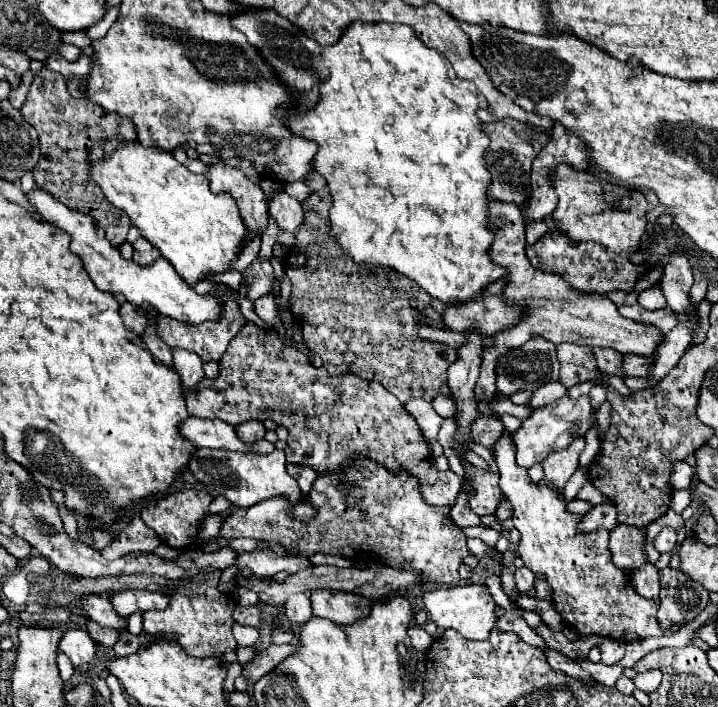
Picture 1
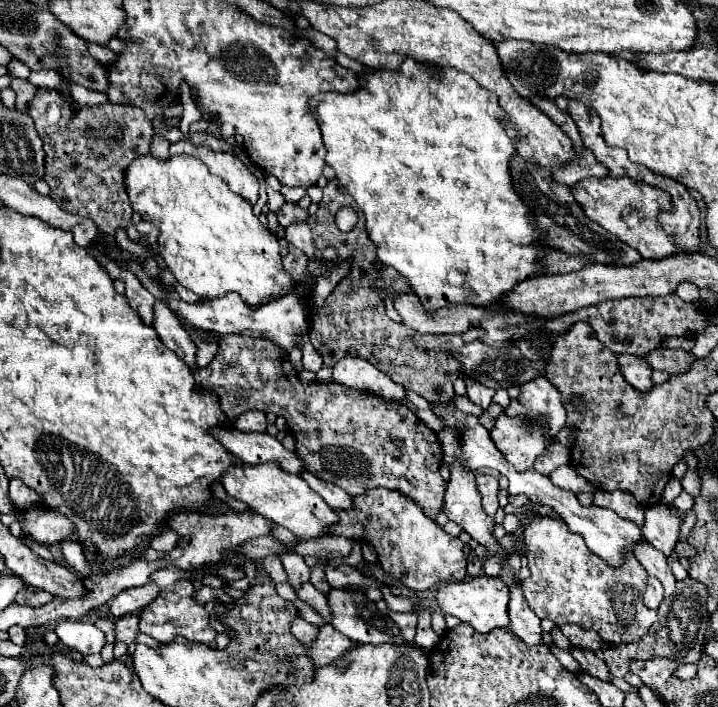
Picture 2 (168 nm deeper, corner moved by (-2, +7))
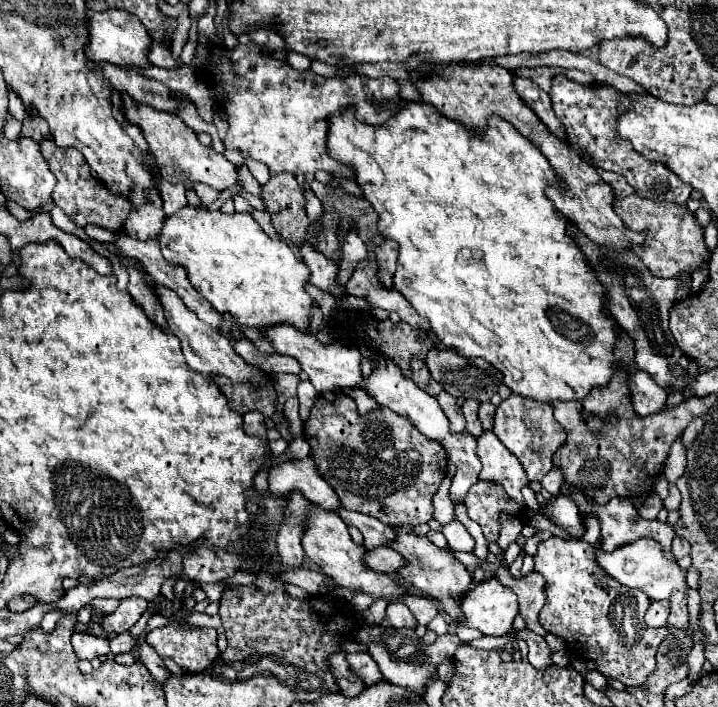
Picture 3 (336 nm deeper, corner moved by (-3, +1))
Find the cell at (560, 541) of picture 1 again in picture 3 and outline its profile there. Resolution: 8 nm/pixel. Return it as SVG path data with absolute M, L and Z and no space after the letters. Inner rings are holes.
M558 536L542 540L534 556L534 572L542 574L546 580L546 604L540 610L540 624L546 628L546 632L564 638L568 646L566 650L572 656L594 660L598 672L602 672L604 676L616 678L626 686L640 686L648 678L652 668L656 668L656 660L654 660L656 648L668 634L666 628L650 628L644 622L644 612L650 606L648 596L642 594L640 590L624 590L624 586L620 586L614 578L608 578L608 574L604 574L600 566L596 566L594 546L584 540L574 540L574 538L564 540ZM552 606L572 606L572 610L570 614L564 614L562 610L552 610ZM574 606L586 606L586 608L584 612L582 610L576 612Z

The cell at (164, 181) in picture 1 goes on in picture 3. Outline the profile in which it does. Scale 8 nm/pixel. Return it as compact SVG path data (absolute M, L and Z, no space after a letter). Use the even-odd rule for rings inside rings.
M186 204L184 208L180 208L176 214L168 216L164 220L164 226L160 230L160 248L162 248L162 256L168 258L168 264L172 266L182 266L188 272L188 278L192 282L192 286L198 290L198 294L208 300L218 312L230 312L238 322L246 324L246 326L254 326L254 328L262 328L262 326L270 326L270 324L278 324L278 322L288 322L292 326L296 326L298 330L308 330L310 324L310 306L312 306L312 298L304 292L304 282L308 282L308 268L304 266L304 262L300 262L294 254L294 250L290 250L290 246L286 242L278 242L278 240L270 240L264 230L258 226L258 222L252 218L250 212L234 212L234 214L226 214L222 210L208 210L204 206L190 206Z

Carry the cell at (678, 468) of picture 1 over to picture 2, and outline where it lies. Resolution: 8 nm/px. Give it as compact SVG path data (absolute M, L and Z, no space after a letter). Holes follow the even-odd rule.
M671 478L669 480L669 484L667 484L667 488L663 490L663 502L665 504L671 504L679 494L681 494L681 480L675 480L675 478Z

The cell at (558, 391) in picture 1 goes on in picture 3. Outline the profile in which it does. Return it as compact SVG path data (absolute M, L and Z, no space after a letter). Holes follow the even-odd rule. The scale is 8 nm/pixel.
M510 396L504 400L494 416L494 434L500 442L520 458L526 474L530 480L538 480L552 468L554 452L566 442L564 428L554 418L554 408L548 402L536 402L524 396Z

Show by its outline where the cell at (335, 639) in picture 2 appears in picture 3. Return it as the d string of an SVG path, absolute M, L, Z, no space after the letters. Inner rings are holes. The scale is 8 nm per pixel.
M356 652L356 654L346 654L346 662L350 670L364 682L364 684L374 684L380 680L380 670L374 662L374 658L368 652Z

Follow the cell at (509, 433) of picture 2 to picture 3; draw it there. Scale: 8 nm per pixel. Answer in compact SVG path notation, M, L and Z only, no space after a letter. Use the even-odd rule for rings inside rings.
M492 430L484 432L478 438L478 454L482 460L480 480L492 480L502 484L508 496L524 508L526 502L520 490L528 484L528 476L520 460L514 454L510 454L510 450L498 440L498 436Z

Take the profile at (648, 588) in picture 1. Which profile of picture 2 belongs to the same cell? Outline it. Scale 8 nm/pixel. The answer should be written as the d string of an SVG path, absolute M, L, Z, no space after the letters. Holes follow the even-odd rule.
M649 576L647 578L647 592L645 592L645 600L643 602L647 604L647 608L657 610L661 600L663 600L663 586L655 576Z

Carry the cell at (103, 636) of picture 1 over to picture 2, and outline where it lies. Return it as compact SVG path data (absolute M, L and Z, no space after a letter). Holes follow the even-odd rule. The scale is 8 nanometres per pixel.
M123 616L115 622L117 628L117 640L125 644L133 644L139 634L139 618L137 616Z

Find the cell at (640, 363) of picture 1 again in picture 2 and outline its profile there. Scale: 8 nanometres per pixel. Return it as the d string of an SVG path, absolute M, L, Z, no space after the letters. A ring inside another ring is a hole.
M655 348L655 352L647 354L647 362L651 364L653 370L665 370L669 374L683 374L691 370L695 356L693 352L687 352L687 358L685 358L685 350Z

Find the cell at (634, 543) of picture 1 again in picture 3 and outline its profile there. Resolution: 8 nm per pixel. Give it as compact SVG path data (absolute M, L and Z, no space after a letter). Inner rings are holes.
M674 592L670 596L670 616L668 624L674 628L686 628L688 624L688 608L686 608L686 596L682 592Z

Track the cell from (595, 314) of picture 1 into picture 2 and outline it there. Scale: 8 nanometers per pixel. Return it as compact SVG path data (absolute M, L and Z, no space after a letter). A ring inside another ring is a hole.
M471 378L465 380L465 384L467 384L467 398L473 400L473 404L479 404L485 410L491 404L491 398L493 398L495 390L491 390L491 388L487 388L487 386L471 380Z

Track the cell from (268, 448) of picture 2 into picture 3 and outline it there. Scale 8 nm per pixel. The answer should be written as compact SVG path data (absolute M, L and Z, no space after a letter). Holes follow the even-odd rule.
M312 458L286 460L272 466L268 490L274 494L290 494L292 490L298 490L310 502L316 502L326 510L336 510L340 506L336 492L324 478L320 478L320 474L316 472L316 464L312 464Z

